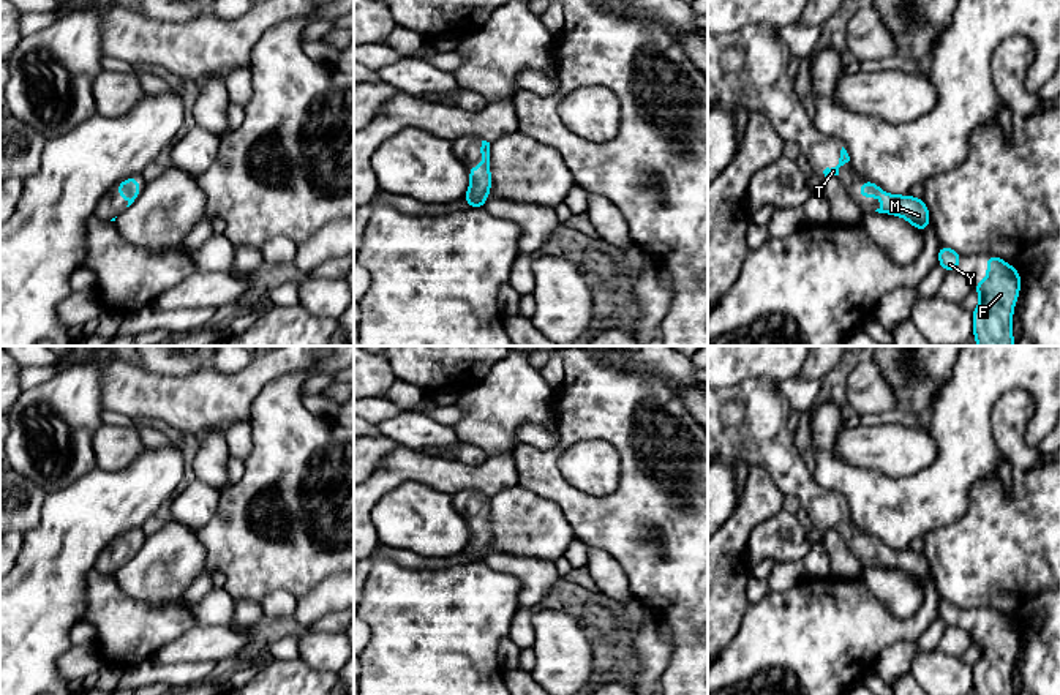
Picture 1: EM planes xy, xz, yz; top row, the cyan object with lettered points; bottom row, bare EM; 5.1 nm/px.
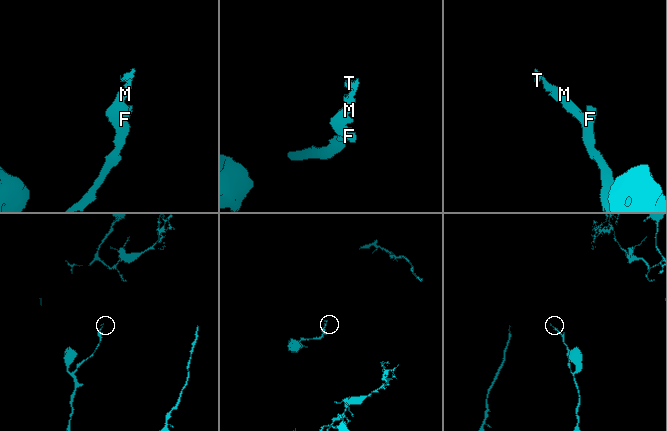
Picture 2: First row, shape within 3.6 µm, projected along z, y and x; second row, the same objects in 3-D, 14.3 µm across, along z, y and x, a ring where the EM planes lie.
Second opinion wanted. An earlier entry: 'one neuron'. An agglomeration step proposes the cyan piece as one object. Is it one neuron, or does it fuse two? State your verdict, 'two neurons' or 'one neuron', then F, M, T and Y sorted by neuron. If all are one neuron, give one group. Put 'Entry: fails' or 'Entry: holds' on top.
Entry: holds
one neuron; groups F M T Y

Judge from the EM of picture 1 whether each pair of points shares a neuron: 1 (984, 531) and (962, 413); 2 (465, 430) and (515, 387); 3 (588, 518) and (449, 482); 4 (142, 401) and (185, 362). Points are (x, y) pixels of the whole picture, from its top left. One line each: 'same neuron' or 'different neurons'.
1: different neurons
2: same neuron
3: different neurons
4: different neurons

